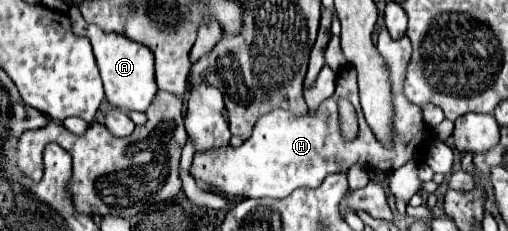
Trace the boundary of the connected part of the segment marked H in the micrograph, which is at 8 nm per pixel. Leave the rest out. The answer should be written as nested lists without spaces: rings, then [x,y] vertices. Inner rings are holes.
[[[380,29],[376,47],[379,53],[385,57],[387,61],[387,68],[389,71],[389,79],[391,83],[391,89],[393,93],[393,103],[395,103],[395,147],[393,149],[385,149],[375,137],[373,137],[373,131],[369,129],[369,125],[365,123],[363,119],[363,113],[361,113],[361,105],[359,105],[359,95],[357,95],[357,73],[353,67],[345,67],[337,79],[337,89],[333,93],[333,97],[329,97],[327,101],[321,103],[321,107],[317,109],[315,115],[303,115],[303,117],[295,117],[291,115],[289,111],[283,111],[283,109],[275,109],[273,113],[267,113],[263,115],[255,129],[253,129],[253,135],[243,141],[243,145],[239,147],[225,147],[225,149],[209,149],[209,153],[195,153],[193,157],[193,163],[191,163],[191,175],[203,183],[207,183],[211,189],[215,191],[221,191],[225,195],[235,195],[235,197],[243,197],[243,199],[249,199],[249,197],[275,197],[275,199],[281,199],[281,197],[287,197],[291,191],[299,189],[299,187],[319,187],[323,183],[323,179],[329,175],[329,173],[341,173],[341,171],[347,171],[351,165],[359,163],[363,165],[363,169],[367,171],[373,171],[373,169],[383,169],[387,173],[399,169],[401,165],[405,165],[409,159],[419,159],[421,163],[421,157],[423,157],[423,149],[425,149],[425,143],[429,139],[429,131],[425,129],[425,123],[423,123],[423,117],[421,117],[421,109],[417,105],[413,105],[403,92],[403,82],[406,75],[406,67],[411,60],[412,45],[409,41],[409,37],[401,37],[401,39],[391,39],[389,31],[387,29]],[[337,99],[349,99],[351,105],[355,107],[355,113],[359,117],[359,133],[355,139],[351,141],[345,141],[343,135],[341,135],[341,129],[339,129],[339,113],[337,113]]]

